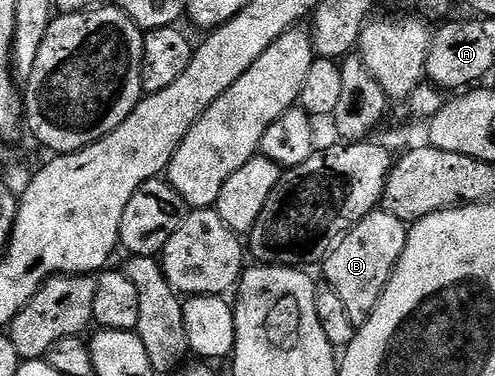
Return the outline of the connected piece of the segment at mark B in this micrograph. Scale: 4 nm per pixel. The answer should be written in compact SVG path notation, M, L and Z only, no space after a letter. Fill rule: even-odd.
M374 211L368 213L355 228L349 230L325 258L324 280L339 295L339 299L343 299L347 315L351 315L358 327L371 315L371 311L377 308L387 283L401 264L401 256L408 243L409 229L406 222L390 213Z

